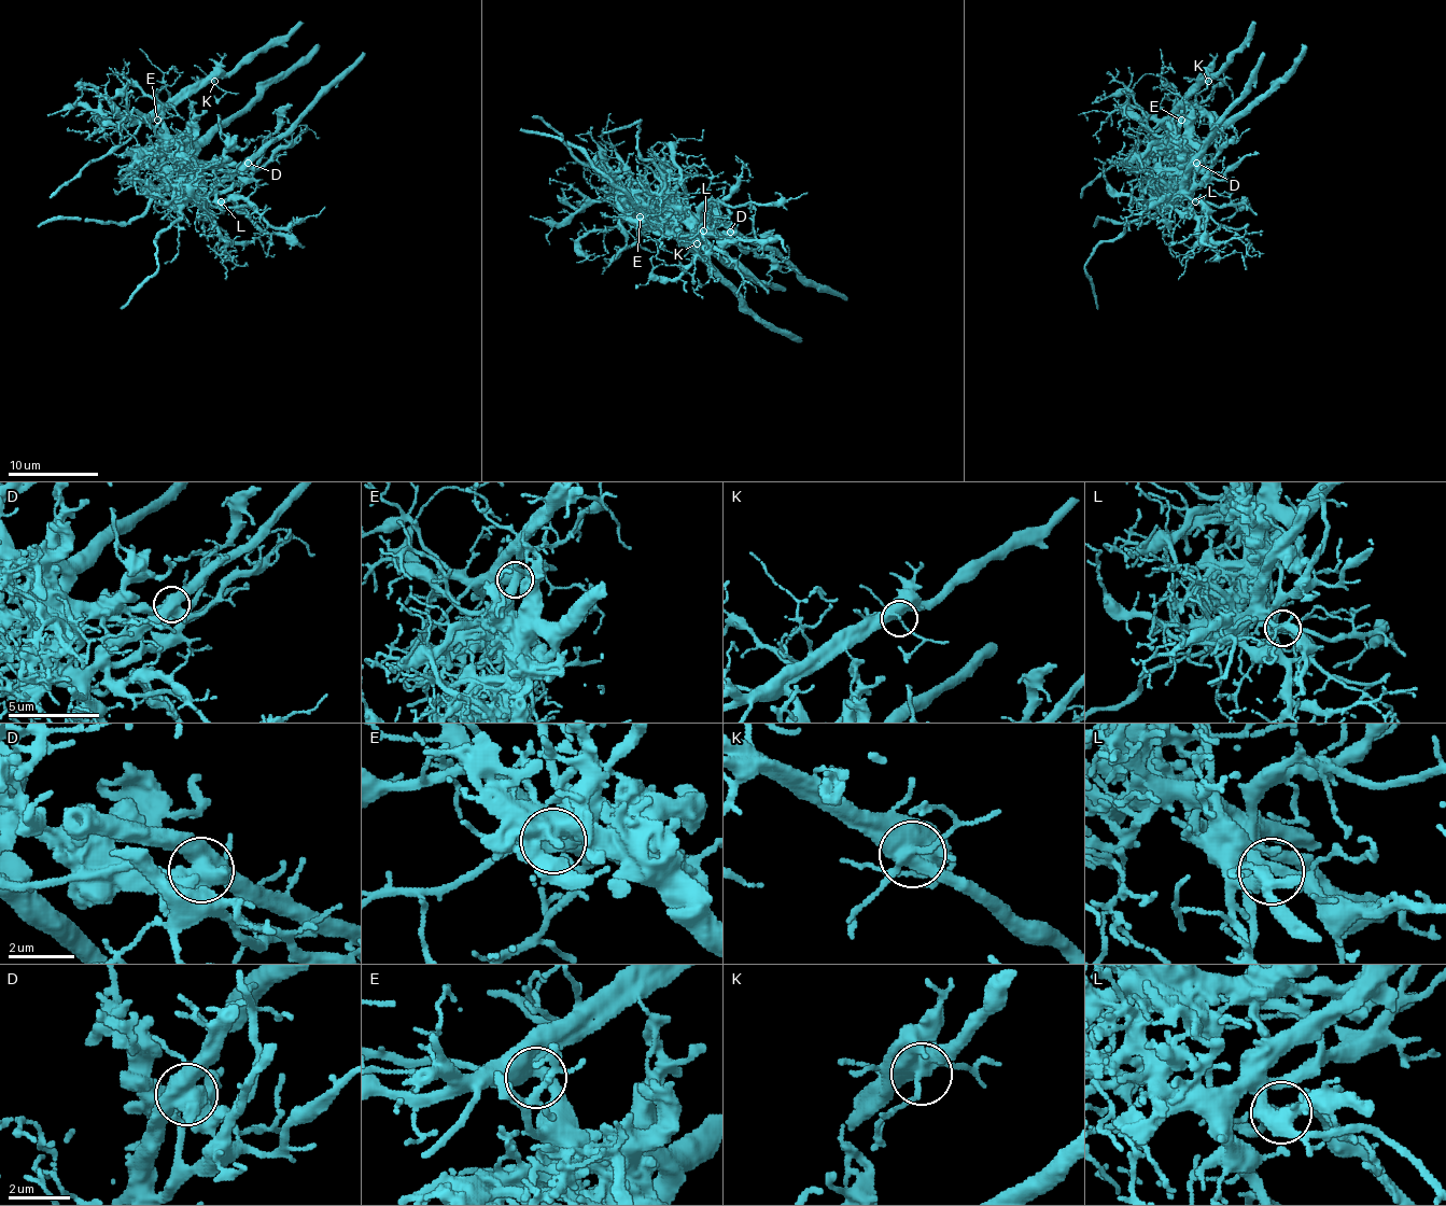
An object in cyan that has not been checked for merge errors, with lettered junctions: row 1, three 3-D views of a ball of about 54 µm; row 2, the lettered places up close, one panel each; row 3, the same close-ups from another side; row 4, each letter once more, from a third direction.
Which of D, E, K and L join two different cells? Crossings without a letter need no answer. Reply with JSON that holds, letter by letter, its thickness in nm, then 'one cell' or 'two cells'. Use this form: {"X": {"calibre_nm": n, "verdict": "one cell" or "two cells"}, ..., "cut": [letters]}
{"D": {"calibre_nm": 600, "verdict": "two cells"}, "E": {"calibre_nm": 480, "verdict": "one cell"}, "K": {"calibre_nm": 550, "verdict": "one cell"}, "L": {"calibre_nm": 280, "verdict": "two cells"}, "cut": ["D", "L"]}

